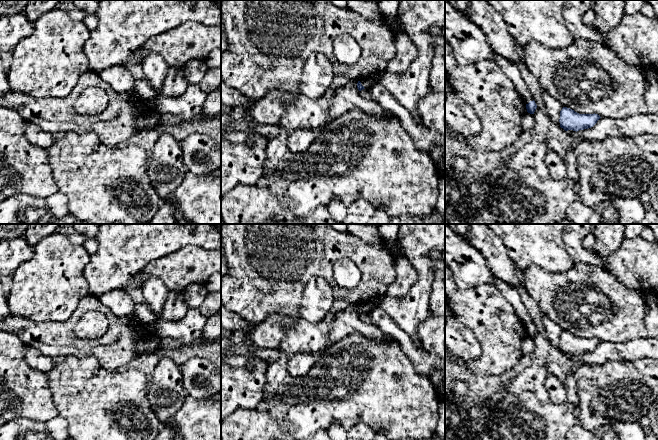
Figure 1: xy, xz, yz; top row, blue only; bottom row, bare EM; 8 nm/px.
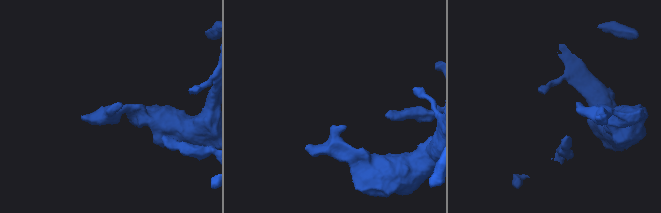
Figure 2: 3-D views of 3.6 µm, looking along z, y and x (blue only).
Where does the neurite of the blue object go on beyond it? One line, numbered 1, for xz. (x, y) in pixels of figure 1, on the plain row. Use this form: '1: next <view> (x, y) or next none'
1: next xz (367, 306)

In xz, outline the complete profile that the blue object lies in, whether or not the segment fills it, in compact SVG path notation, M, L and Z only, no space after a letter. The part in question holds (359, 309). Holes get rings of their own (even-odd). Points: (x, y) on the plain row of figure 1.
M376 301L365 302L361 305L358 305L357 312L358 312L359 315L361 315L363 313L367 313L368 311L374 309L376 306L377 306Z

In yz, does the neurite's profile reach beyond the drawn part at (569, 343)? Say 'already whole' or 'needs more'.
already whole

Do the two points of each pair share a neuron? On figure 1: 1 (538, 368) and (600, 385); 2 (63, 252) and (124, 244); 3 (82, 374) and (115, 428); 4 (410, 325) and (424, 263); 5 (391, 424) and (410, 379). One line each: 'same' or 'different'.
1: different
2: different
3: same
4: same
5: same

